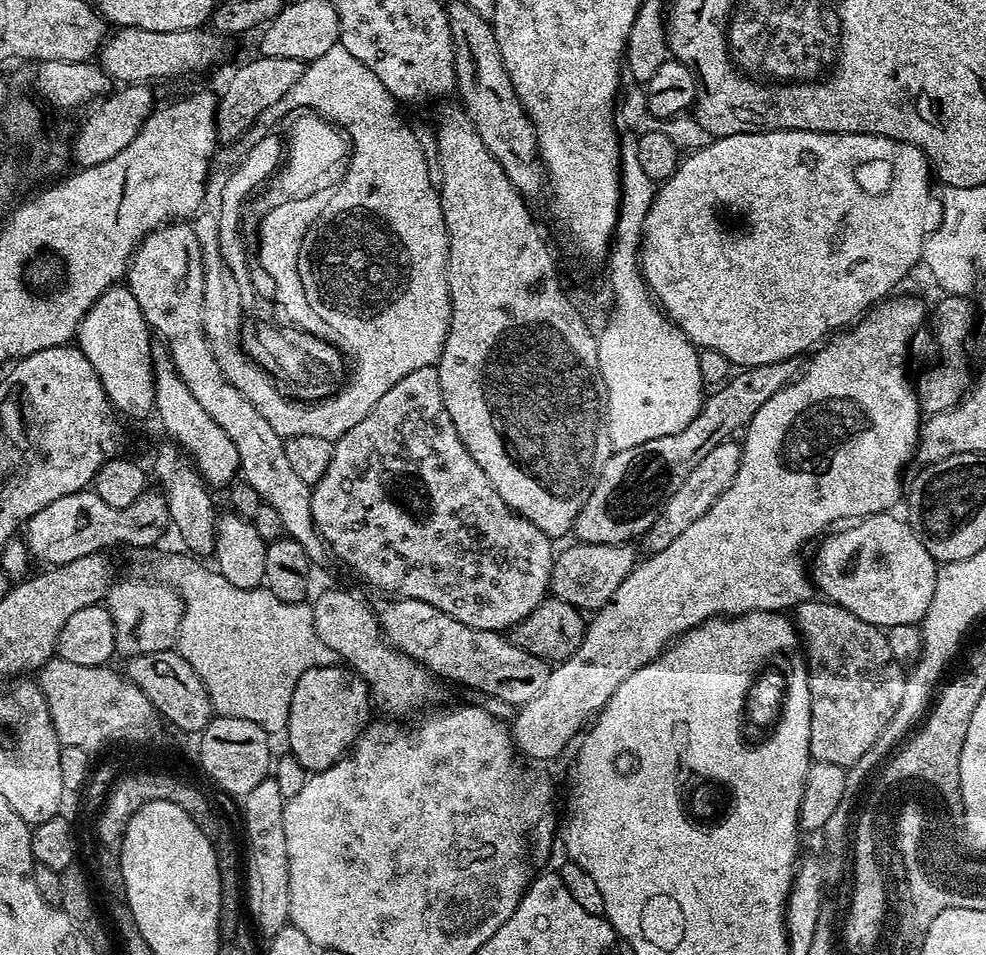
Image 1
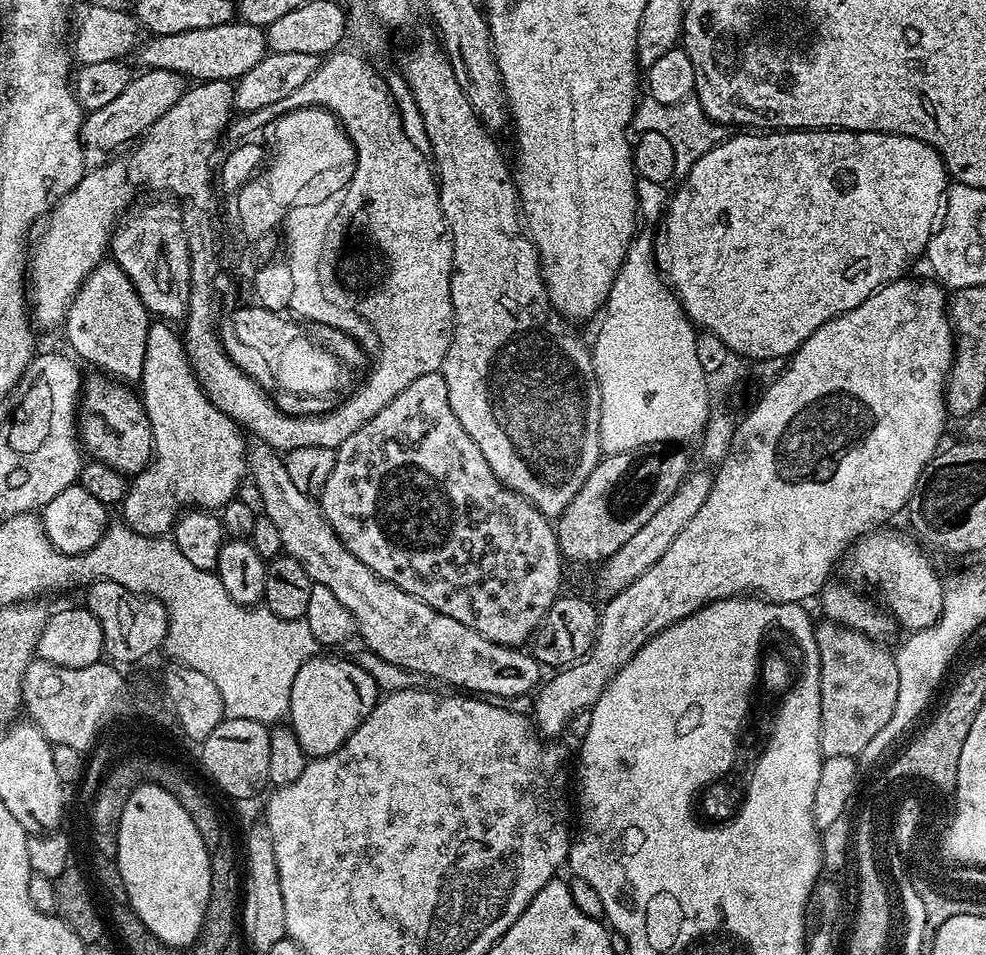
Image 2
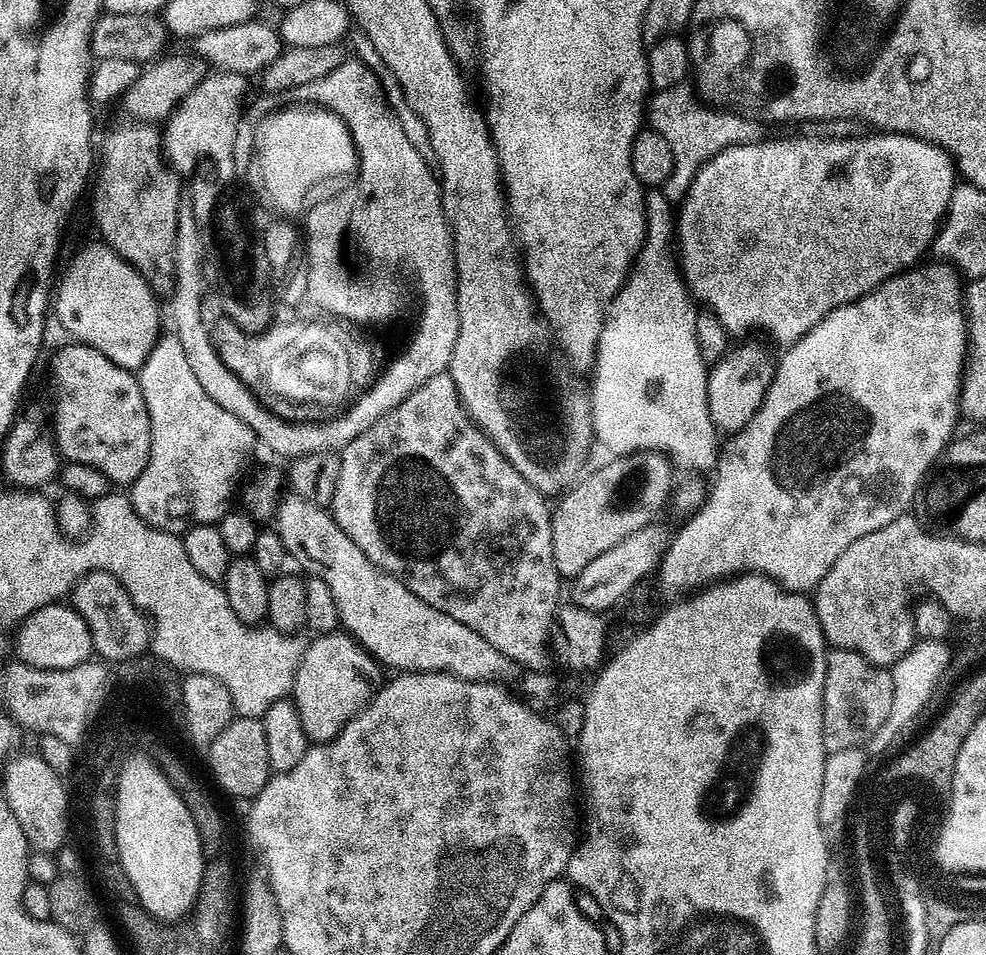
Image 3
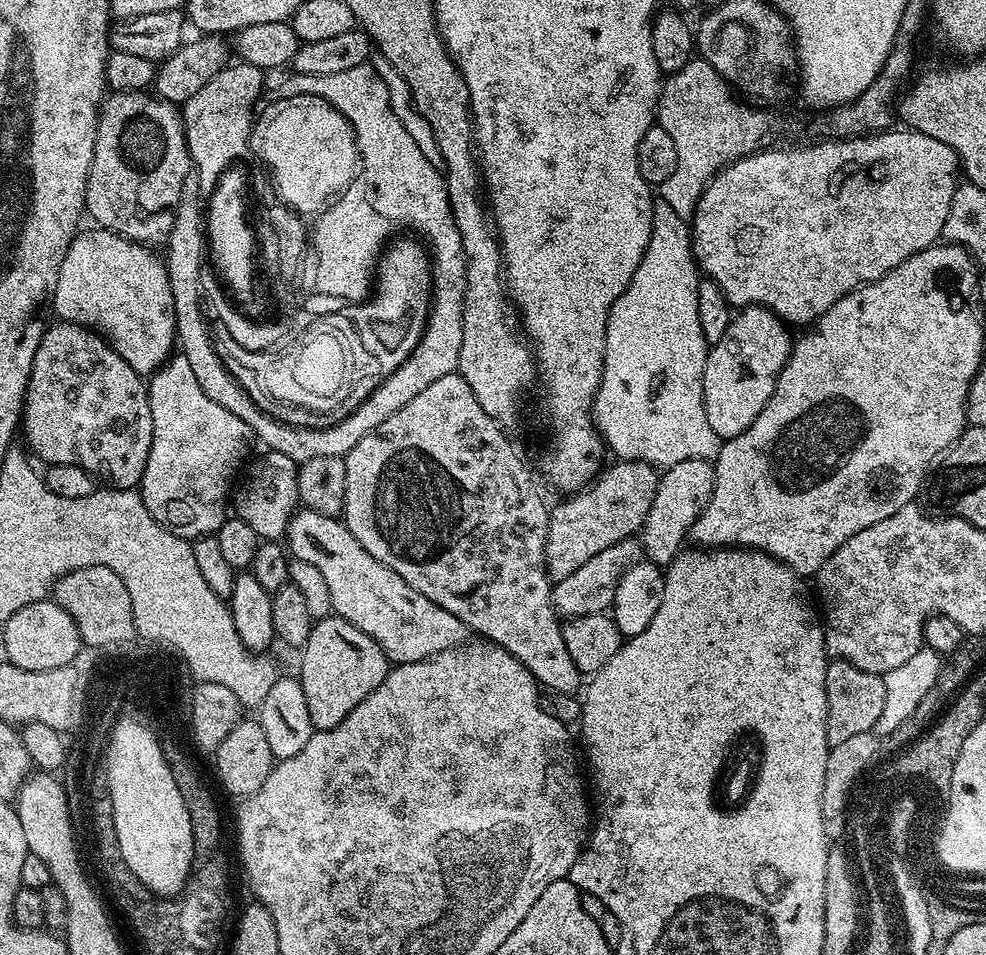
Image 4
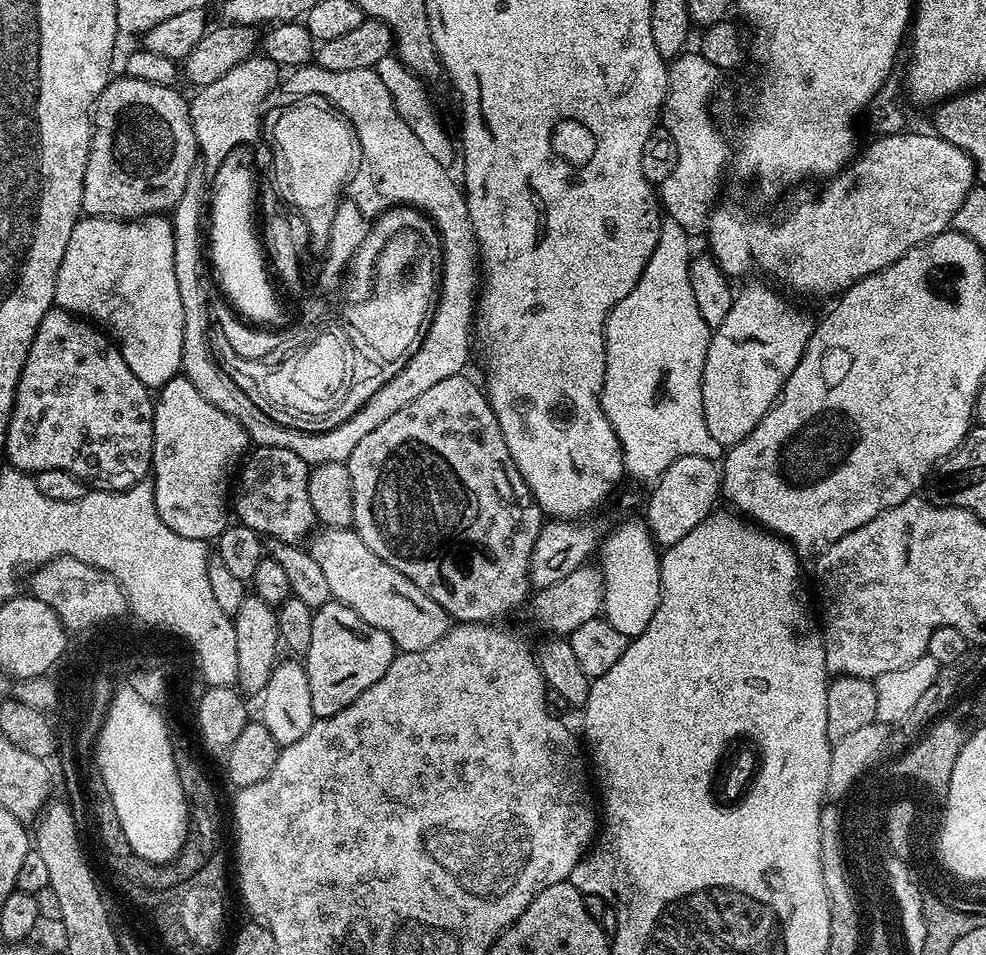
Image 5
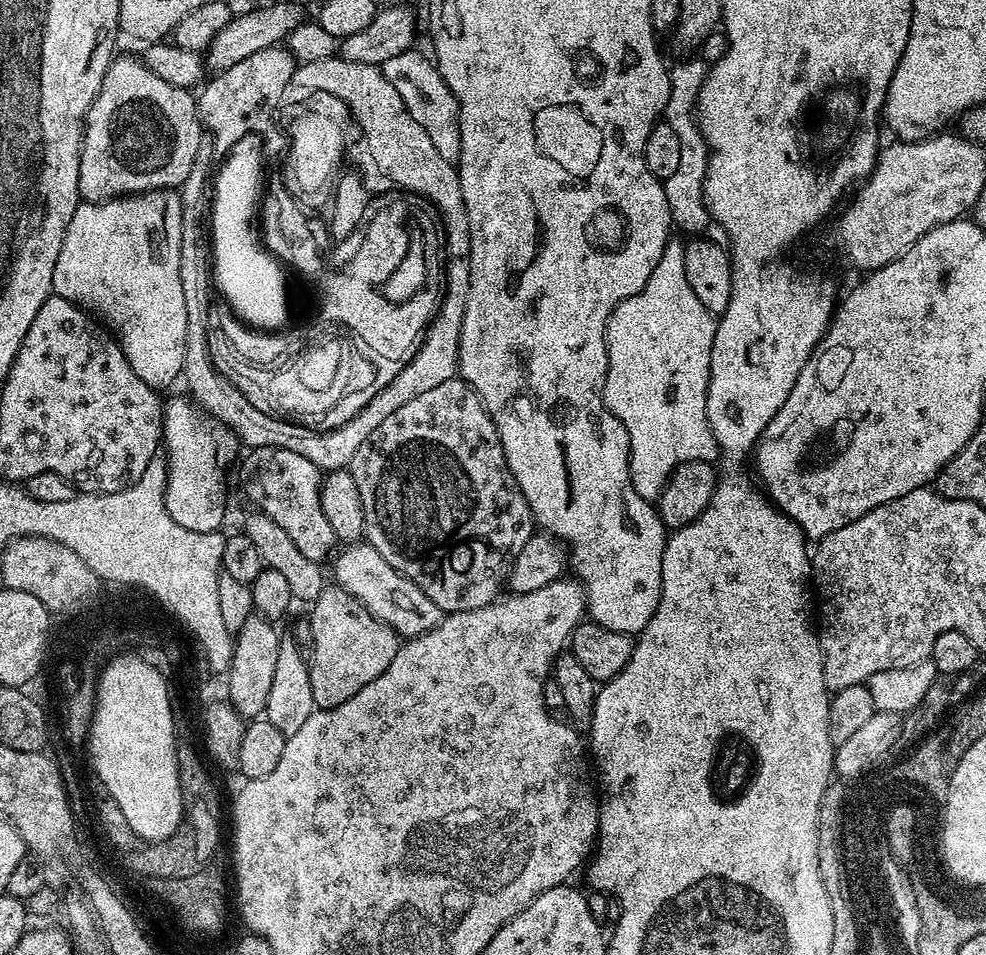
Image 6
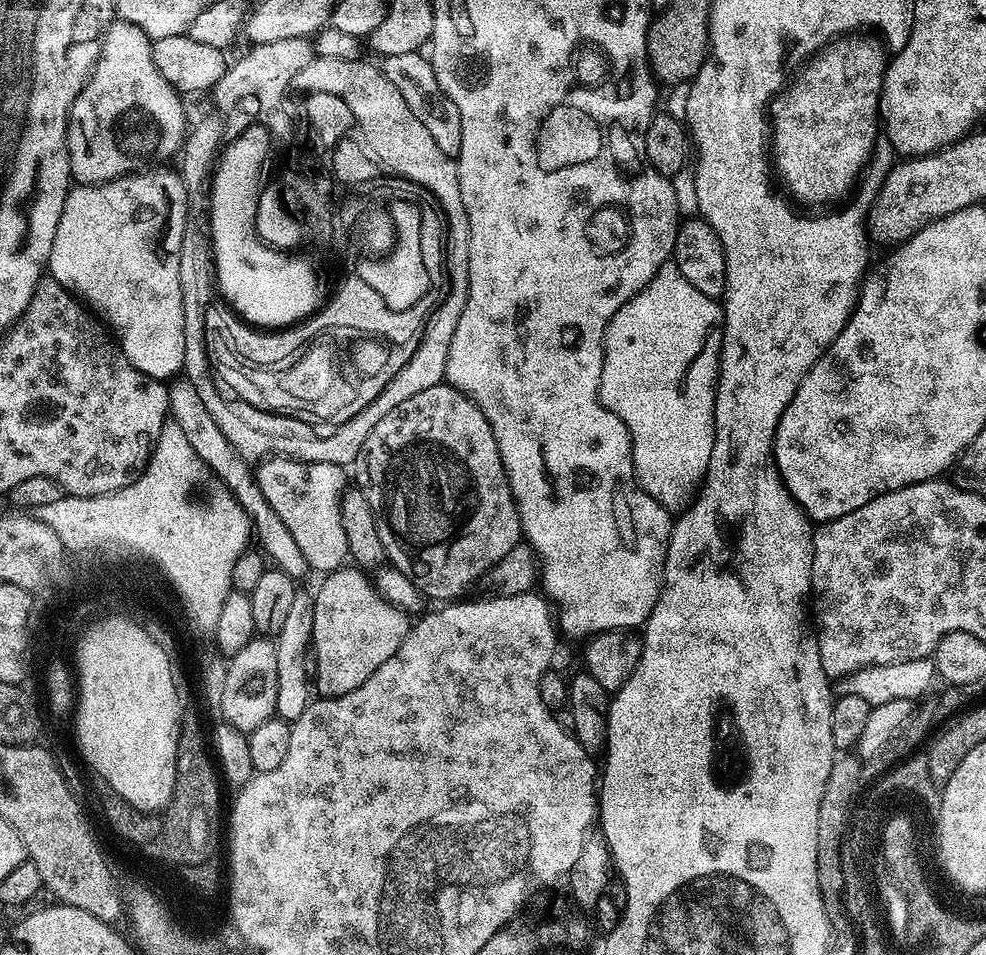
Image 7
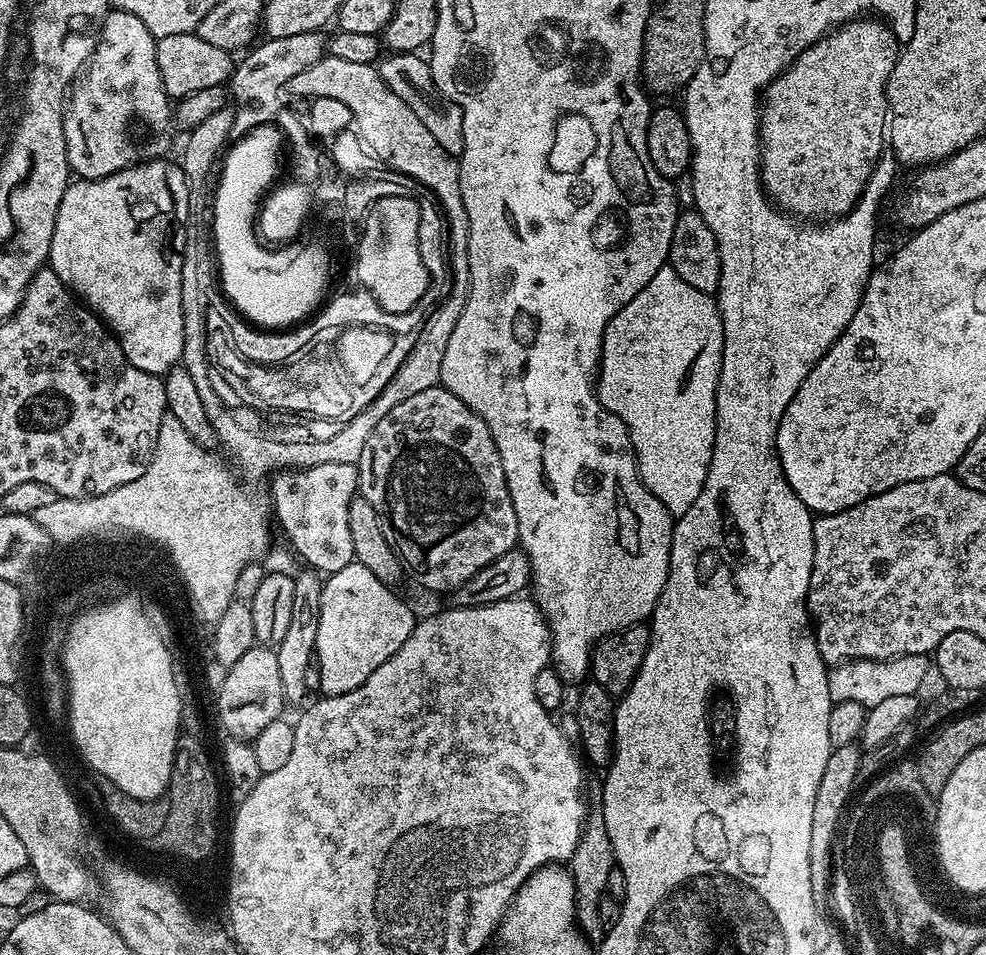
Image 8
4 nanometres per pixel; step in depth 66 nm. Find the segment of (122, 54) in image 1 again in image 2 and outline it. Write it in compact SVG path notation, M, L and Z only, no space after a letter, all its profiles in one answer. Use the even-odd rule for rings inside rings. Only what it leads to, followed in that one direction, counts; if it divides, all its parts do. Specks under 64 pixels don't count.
M233 22L222 26L206 26L206 30L186 30L182 34L166 34L145 39L138 49L138 57L145 69L174 70L186 78L227 80L235 82L246 70L258 66L270 49L265 29Z

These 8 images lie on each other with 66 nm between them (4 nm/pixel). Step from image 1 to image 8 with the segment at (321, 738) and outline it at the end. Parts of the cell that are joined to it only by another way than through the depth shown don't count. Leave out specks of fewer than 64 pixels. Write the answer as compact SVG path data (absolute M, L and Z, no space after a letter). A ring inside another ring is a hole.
M350 563L329 575L322 586L322 602L318 606L318 638L316 639L316 651L314 662L320 668L319 691L326 696L338 694L350 694L350 690L358 690L390 654L398 654L402 650L402 642L410 638L412 631L416 629L418 616L412 613L412 608L400 596L395 596L393 589L385 584L366 566Z

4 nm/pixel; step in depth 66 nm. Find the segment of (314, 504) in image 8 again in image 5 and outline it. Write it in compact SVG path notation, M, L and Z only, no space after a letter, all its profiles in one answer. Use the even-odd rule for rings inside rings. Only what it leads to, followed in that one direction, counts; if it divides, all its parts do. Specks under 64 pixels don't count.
M259 445L249 453L239 474L238 490L232 494L239 523L287 544L299 543L313 531L317 518L309 496L310 466L300 455L285 447Z

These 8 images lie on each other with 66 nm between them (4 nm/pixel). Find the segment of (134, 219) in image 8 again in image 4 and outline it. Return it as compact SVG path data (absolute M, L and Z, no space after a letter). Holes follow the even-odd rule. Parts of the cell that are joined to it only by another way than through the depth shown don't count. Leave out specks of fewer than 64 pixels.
M93 227L93 232L81 231L72 239L66 258L62 258L62 270L58 270L58 286L50 301L51 311L57 312L60 320L82 324L99 332L112 345L112 349L135 370L139 376L148 378L173 355L176 338L176 315L174 294L170 290L170 278L165 261L151 256L149 249L136 244L116 232Z

